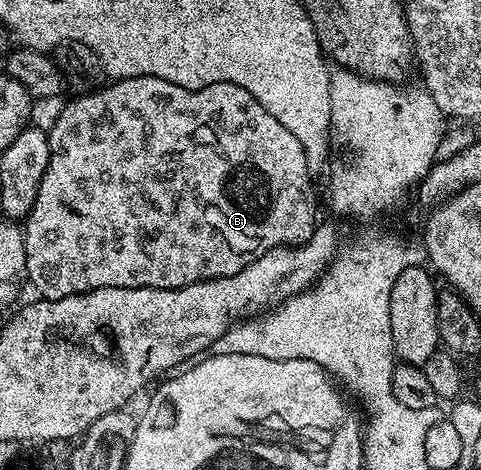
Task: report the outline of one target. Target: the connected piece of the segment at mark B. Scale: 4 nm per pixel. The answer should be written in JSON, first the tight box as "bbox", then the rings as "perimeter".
{"bbox":[24,76,320,299],"perimeter":[[[151,76],[115,79],[110,83],[97,90],[75,95],[75,100],[63,106],[54,125],[48,128],[48,170],[44,170],[44,178],[40,178],[36,202],[24,221],[24,232],[70,232],[70,246],[68,250],[62,250],[60,268],[42,268],[42,264],[26,262],[25,275],[30,276],[41,299],[68,298],[101,288],[183,288],[201,280],[234,276],[244,270],[244,266],[256,262],[256,258],[268,254],[268,250],[289,248],[310,239],[320,217],[318,200],[314,197],[316,180],[308,170],[304,146],[300,138],[294,137],[285,126],[280,126],[280,122],[276,122],[276,118],[272,118],[272,114],[268,114],[268,110],[264,110],[264,106],[260,106],[252,94],[248,94],[248,90],[232,82],[216,82],[207,88],[188,90],[172,82],[164,82],[164,78]]]}

